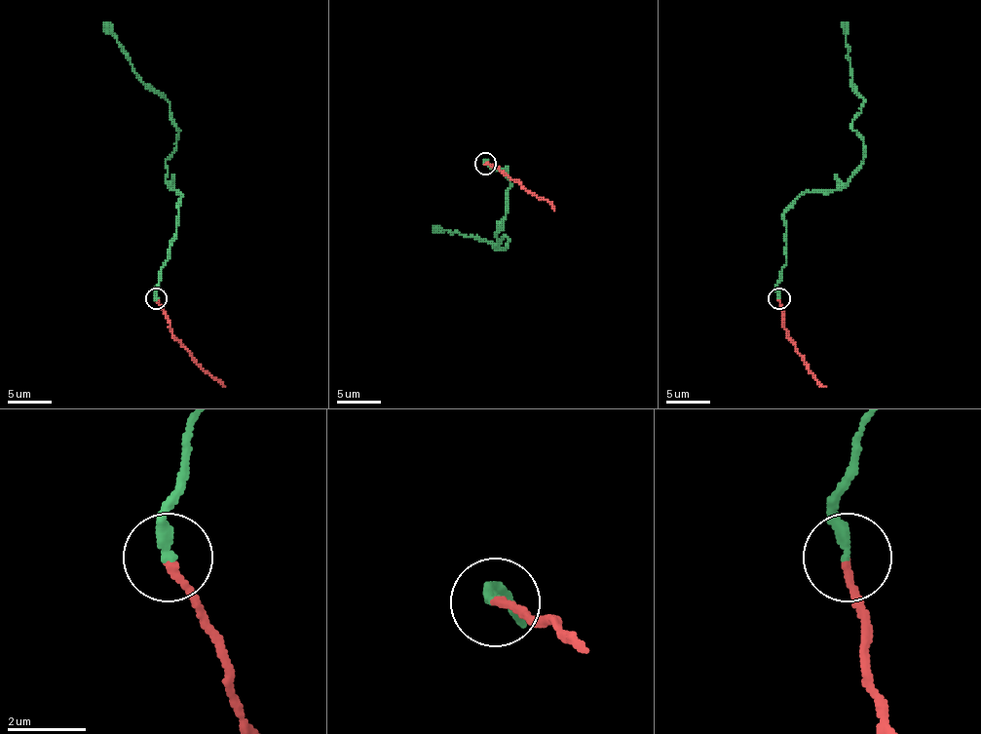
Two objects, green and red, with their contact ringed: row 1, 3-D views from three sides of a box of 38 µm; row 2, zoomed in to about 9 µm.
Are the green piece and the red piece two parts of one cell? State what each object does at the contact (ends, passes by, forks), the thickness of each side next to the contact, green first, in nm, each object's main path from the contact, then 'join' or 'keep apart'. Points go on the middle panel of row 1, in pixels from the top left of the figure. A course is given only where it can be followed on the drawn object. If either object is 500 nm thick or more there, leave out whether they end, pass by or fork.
green ends | red ends | 280/190 nm | green via (486, 164), (508, 169), (508, 212), (495, 235), (495, 246), (506, 248), (506, 237), (495, 248), (433, 228) | red via (486, 164), (504, 171), (546, 199), (554, 211) | join

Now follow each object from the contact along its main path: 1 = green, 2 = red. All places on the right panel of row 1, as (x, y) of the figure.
1: (779, 298), (784, 212), (802, 194), (842, 188), (861, 161), (863, 139), (852, 128), (863, 99), (844, 22)
2: (779, 298), (786, 337), (814, 377), (826, 386)

